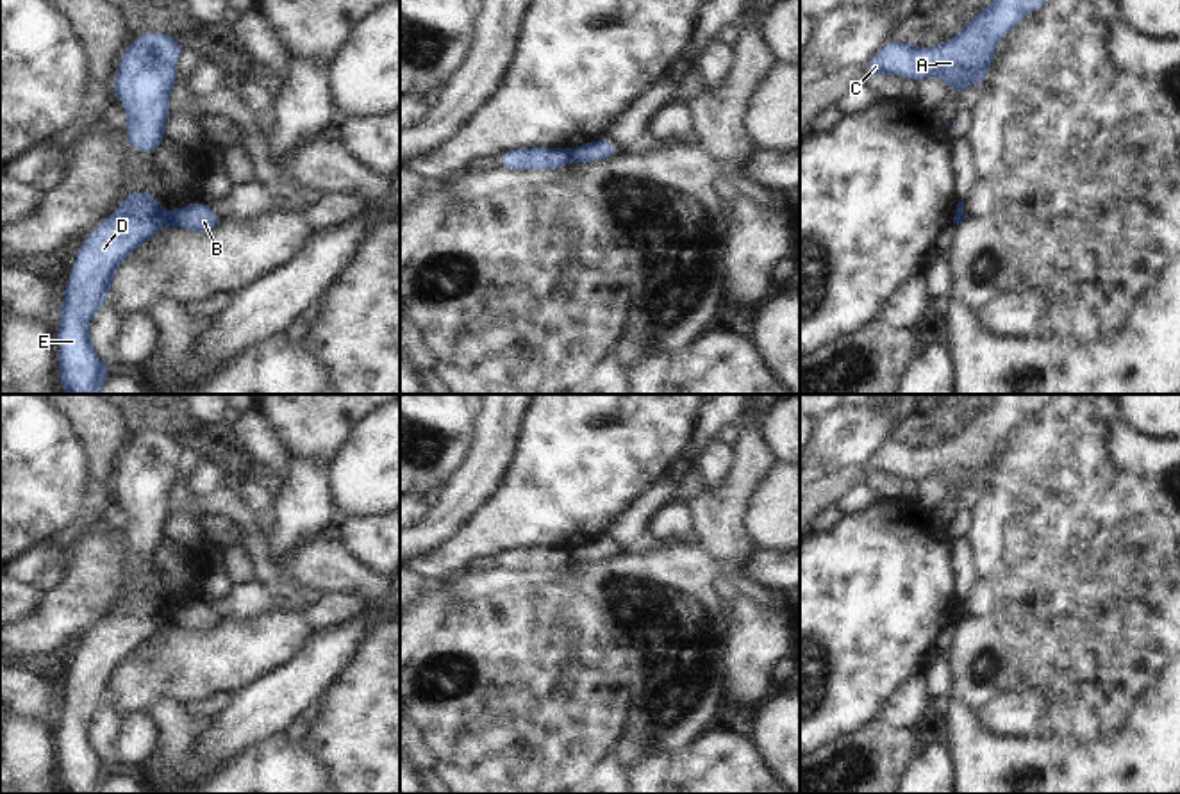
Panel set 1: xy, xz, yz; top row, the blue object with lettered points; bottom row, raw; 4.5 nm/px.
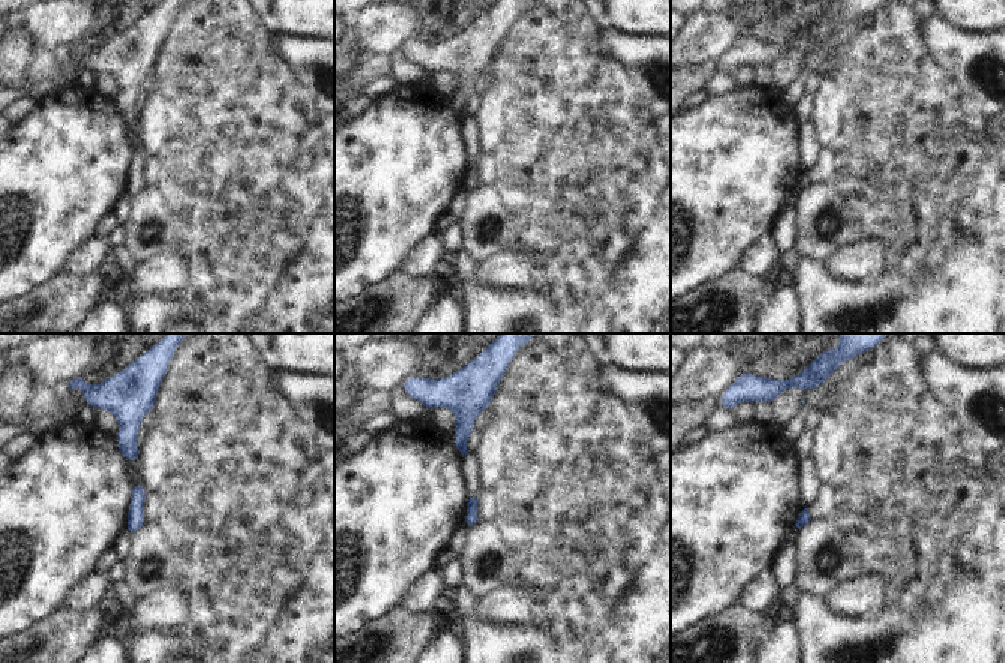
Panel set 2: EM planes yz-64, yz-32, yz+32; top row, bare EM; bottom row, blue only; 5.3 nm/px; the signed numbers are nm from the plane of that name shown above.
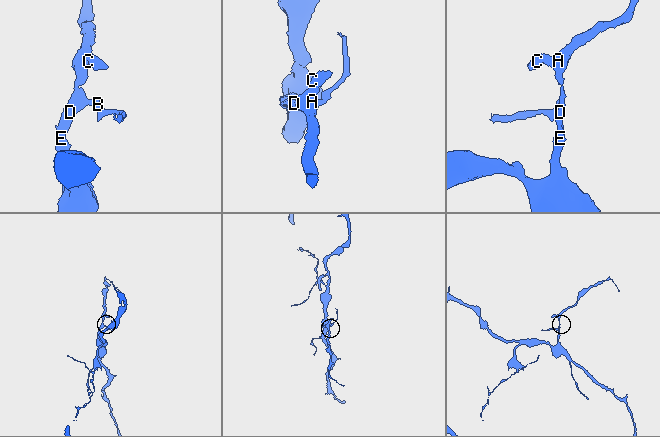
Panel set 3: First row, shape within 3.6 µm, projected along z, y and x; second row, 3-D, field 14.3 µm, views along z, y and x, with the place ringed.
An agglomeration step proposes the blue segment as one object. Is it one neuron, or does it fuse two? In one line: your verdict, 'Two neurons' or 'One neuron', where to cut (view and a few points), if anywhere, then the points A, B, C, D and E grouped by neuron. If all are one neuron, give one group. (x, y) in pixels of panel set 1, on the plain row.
Two neurons. Split along xz (568, 550), (572, 561). Groups: A C D E / B.

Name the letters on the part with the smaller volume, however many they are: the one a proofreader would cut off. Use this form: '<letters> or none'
B

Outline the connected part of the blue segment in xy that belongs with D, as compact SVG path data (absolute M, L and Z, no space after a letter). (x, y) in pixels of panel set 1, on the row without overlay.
M132 591L109 617L91 630L77 649L64 699L57 708L61 726L55 739L64 794L102 792L111 767L96 755L89 724L96 710L109 703L109 689L118 666L168 624L173 624L171 617L157 596Z

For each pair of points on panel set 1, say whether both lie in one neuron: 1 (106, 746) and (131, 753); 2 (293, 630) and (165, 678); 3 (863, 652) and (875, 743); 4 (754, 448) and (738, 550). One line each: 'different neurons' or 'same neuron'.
1: different neurons
2: same neuron
3: different neurons
4: same neuron

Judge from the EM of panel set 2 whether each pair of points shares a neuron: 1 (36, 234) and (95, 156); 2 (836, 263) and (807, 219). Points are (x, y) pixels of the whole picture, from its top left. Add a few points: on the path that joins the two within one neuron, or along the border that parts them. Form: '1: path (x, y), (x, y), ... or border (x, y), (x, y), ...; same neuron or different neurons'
1: path (36, 215), (75, 174); same neuron
2: border (860, 240), (839, 248), (822, 263); different neurons

